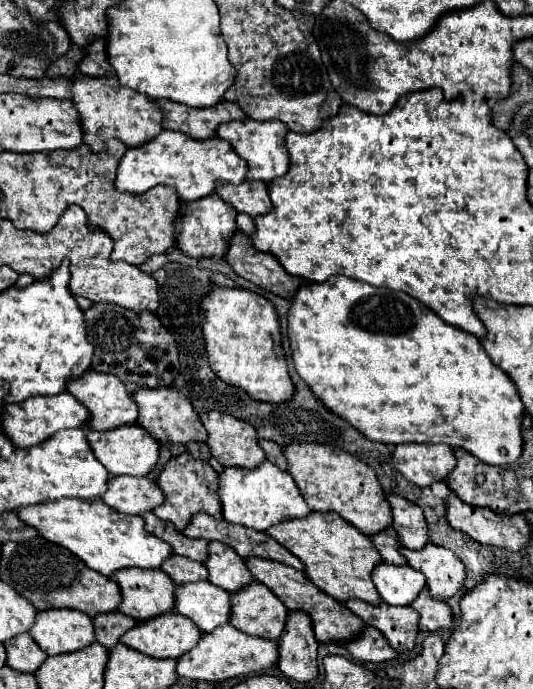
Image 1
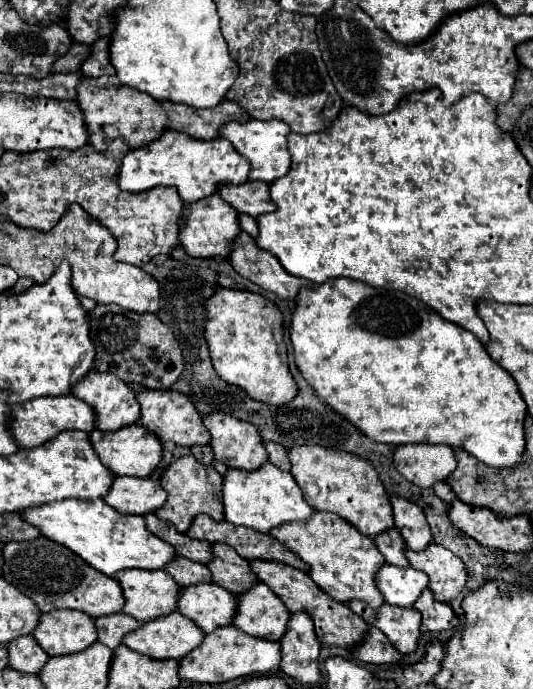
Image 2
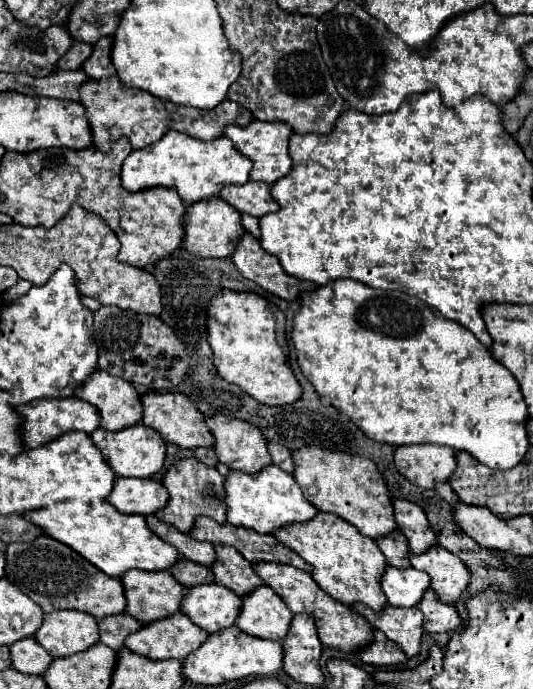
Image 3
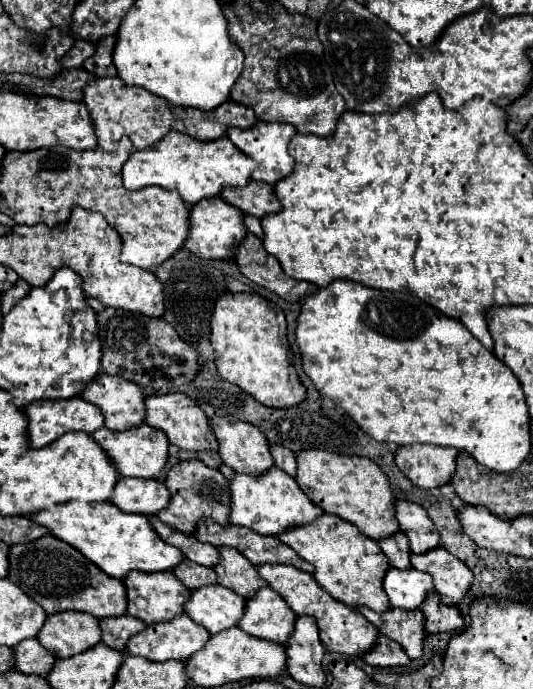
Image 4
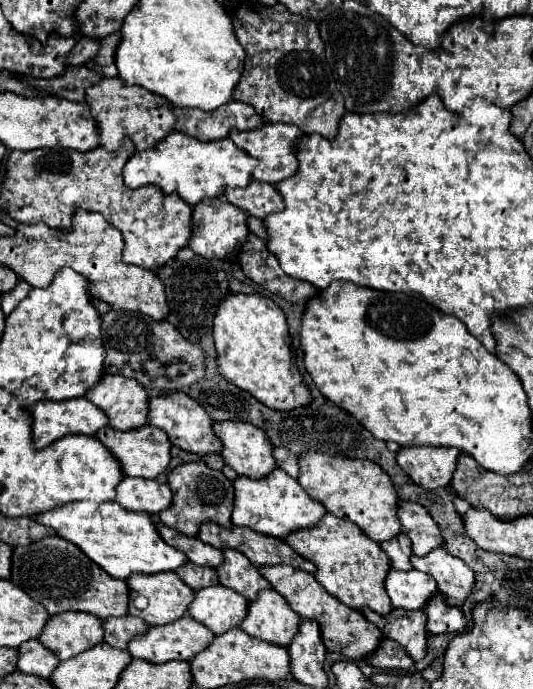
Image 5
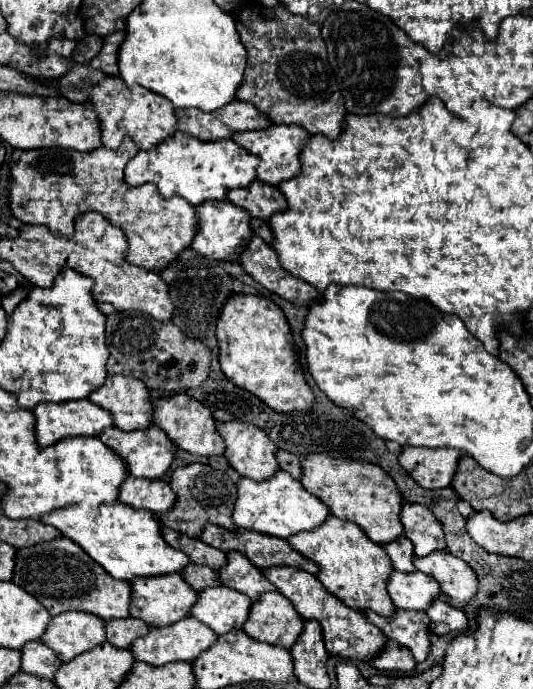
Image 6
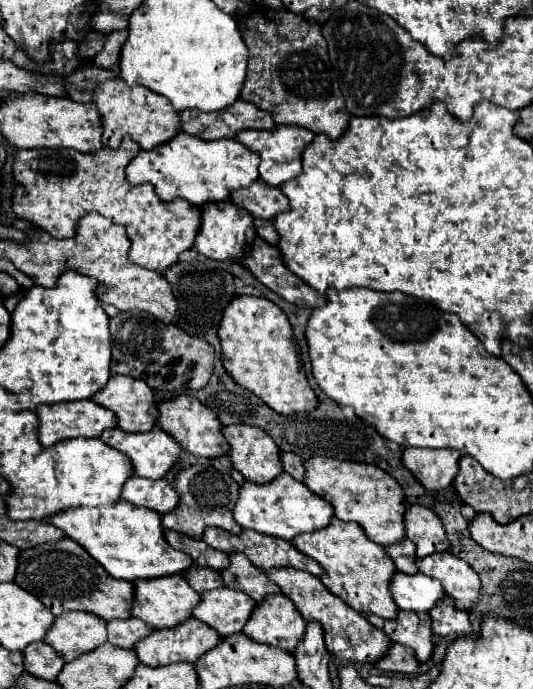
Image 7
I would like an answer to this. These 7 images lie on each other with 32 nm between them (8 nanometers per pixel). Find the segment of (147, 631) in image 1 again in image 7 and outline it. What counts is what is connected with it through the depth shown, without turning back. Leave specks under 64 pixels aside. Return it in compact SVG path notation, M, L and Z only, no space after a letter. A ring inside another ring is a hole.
M188 618L182 624L178 624L176 628L164 628L164 630L154 630L150 636L146 636L144 640L140 640L140 644L136 644L136 654L140 656L140 662L152 668L158 666L168 666L174 662L196 662L204 652L212 650L216 644L222 642L222 636L214 632L214 628L206 626L204 622L196 620L196 618Z

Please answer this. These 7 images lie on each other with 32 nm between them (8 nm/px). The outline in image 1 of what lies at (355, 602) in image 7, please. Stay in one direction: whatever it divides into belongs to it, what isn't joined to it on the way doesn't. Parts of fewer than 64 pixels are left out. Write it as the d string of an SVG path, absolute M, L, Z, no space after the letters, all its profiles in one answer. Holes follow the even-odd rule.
M312 512L304 520L276 524L276 528L268 530L268 536L276 538L294 556L298 556L306 566L306 576L338 602L346 602L350 598L364 600L372 606L382 602L372 582L372 572L382 562L380 552L374 548L368 536L360 534L352 524L344 522L344 518L336 516L334 512Z

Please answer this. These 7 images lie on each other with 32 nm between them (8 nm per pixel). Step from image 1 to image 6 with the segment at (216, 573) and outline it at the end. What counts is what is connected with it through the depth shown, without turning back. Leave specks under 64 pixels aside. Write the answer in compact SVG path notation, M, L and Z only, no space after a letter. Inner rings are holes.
M230 552L226 556L228 556L228 564L218 572L224 586L250 596L254 602L260 600L264 592L276 590L276 586L262 574L262 570L256 568L244 554Z

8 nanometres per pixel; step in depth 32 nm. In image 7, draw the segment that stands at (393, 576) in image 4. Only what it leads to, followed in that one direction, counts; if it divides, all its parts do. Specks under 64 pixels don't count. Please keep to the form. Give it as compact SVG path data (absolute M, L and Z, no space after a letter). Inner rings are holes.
M396 572L390 590L398 608L408 612L430 612L446 596L438 580L432 580L420 572L412 576Z

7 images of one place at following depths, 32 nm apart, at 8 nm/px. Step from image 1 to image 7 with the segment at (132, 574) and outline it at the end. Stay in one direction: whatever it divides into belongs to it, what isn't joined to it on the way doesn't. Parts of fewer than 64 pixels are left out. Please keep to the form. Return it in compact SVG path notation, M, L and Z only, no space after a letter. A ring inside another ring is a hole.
M182 574L164 576L160 580L136 580L132 616L144 620L152 628L174 628L192 618L192 610L200 604L200 594L194 592Z

